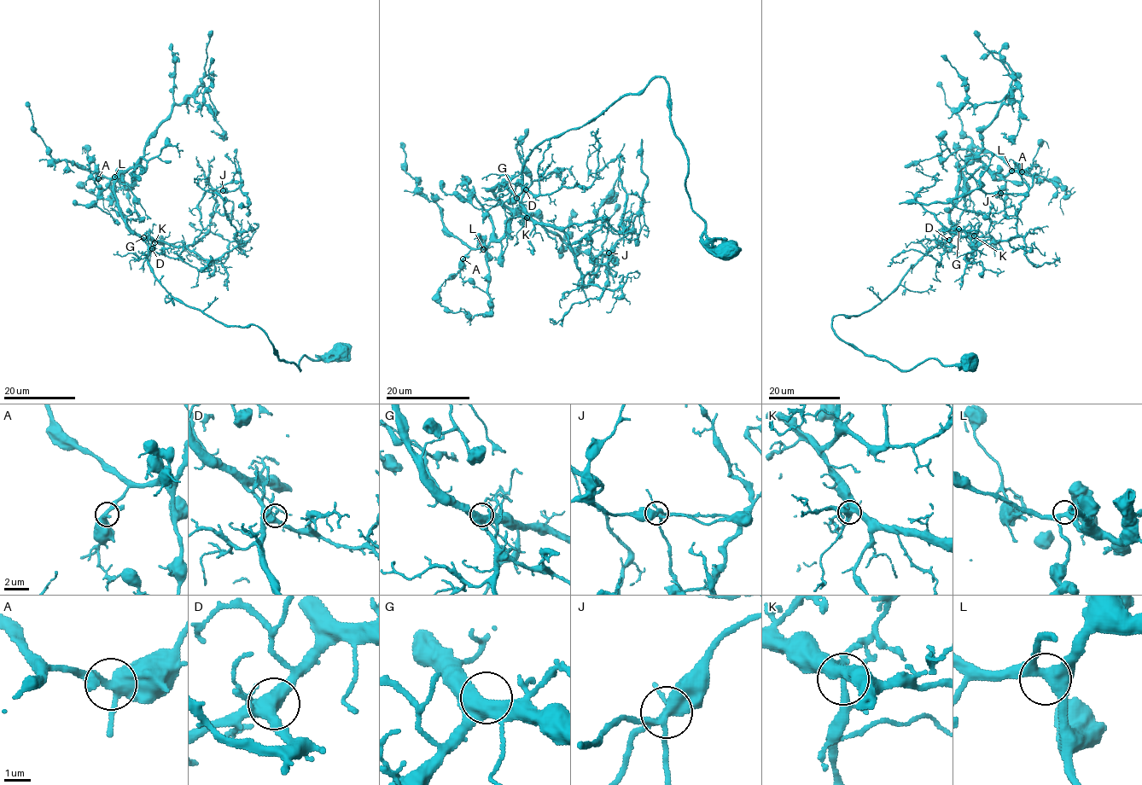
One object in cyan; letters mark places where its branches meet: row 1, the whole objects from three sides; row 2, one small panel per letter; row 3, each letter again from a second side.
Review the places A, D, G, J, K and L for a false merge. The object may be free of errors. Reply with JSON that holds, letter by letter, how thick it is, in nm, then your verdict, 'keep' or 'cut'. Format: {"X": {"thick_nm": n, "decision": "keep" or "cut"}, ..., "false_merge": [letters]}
{"A": {"thick_nm": 400, "decision": "keep"}, "D": {"thick_nm": 420, "decision": "keep"}, "G": {"thick_nm": 440, "decision": "keep"}, "J": {"thick_nm": 420, "decision": "cut"}, "K": {"thick_nm": 360, "decision": "keep"}, "L": {"thick_nm": 420, "decision": "keep"}, "false_merge": ["J"]}

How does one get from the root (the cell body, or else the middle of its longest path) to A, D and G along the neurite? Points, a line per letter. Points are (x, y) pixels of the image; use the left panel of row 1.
A: (340, 352), (305, 355), (300, 369), (256, 325), (224, 326), (174, 299), (126, 223), (132, 192), (98, 178)
D: (340, 352), (305, 355), (300, 369), (281, 360), (256, 325), (224, 326), (174, 299), (149, 267), (152, 248)
G: (340, 352), (305, 355), (300, 369), (275, 355), (256, 325), (224, 326), (176, 299), (149, 267), (143, 237)

